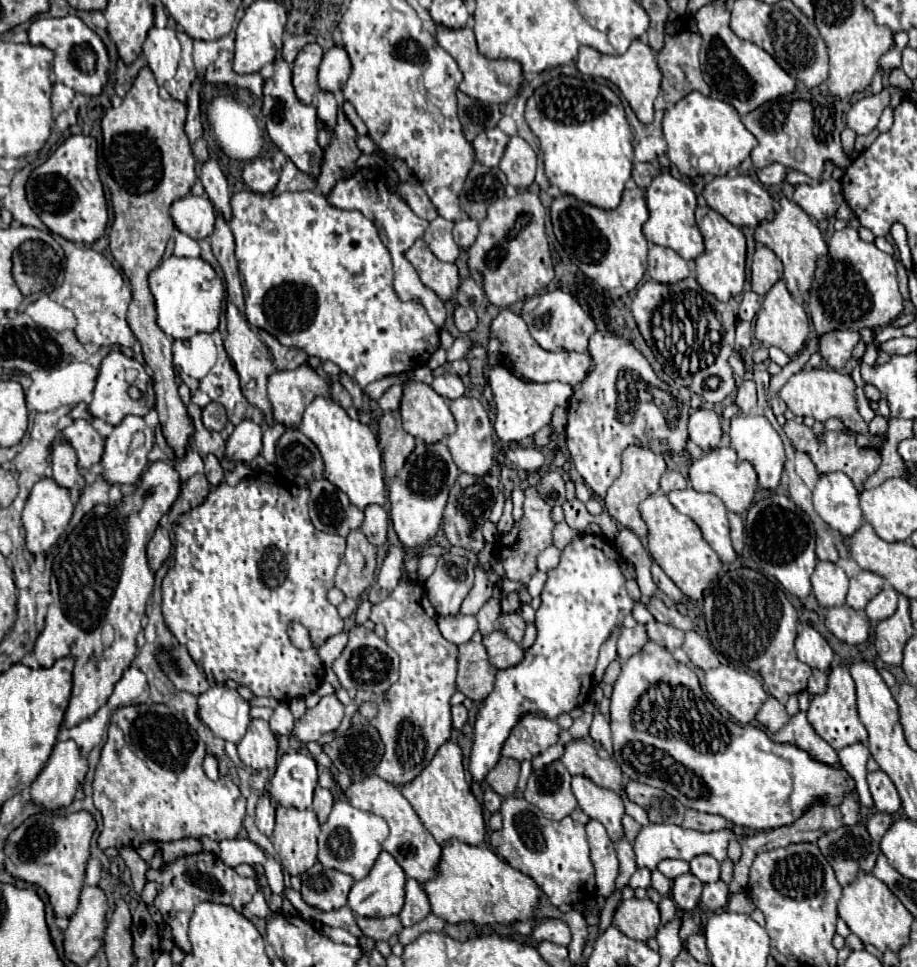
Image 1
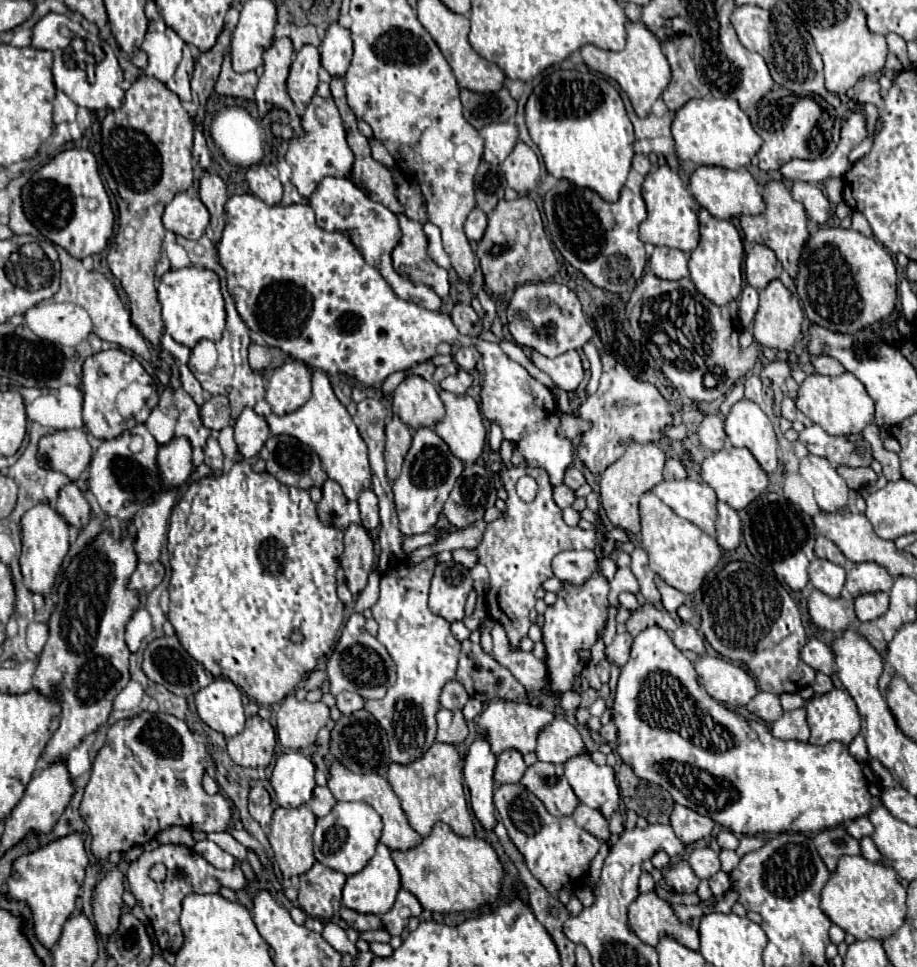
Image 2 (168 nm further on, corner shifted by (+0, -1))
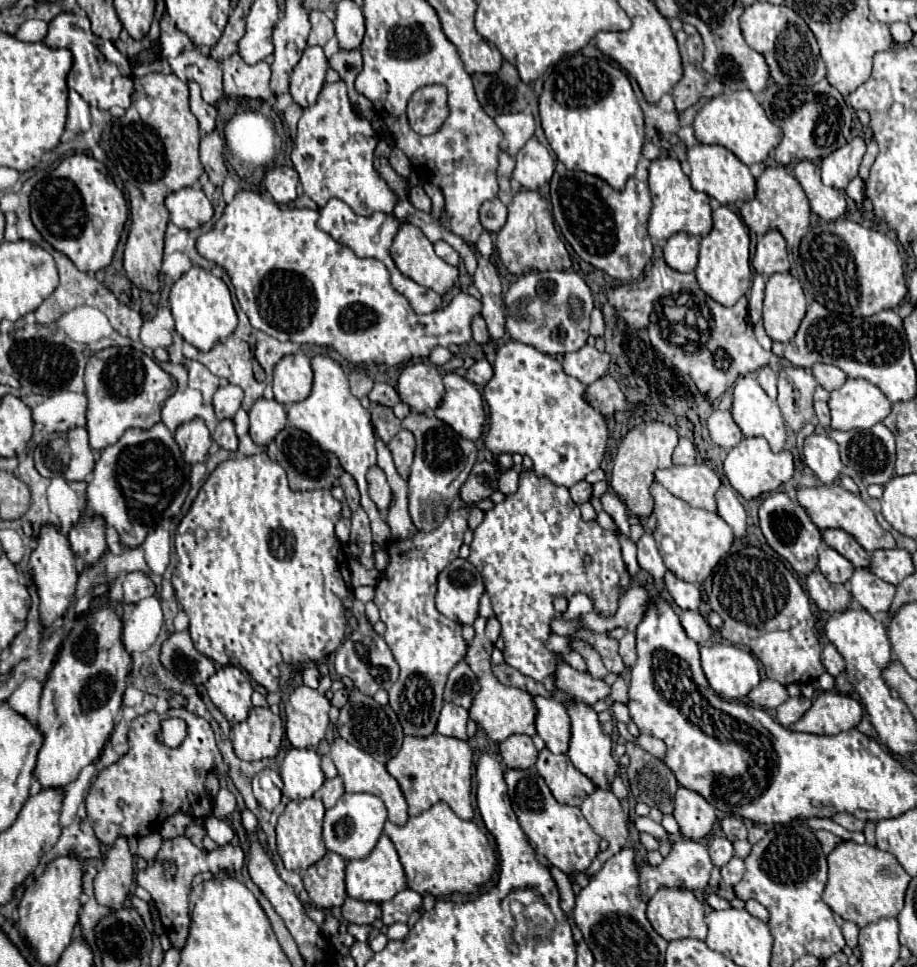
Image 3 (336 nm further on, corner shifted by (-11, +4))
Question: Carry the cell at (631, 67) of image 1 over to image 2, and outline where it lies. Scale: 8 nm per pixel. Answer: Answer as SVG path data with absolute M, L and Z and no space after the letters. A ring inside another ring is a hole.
M629 22L629 26L627 26L625 50L607 52L607 50L599 50L597 46L587 44L581 48L581 56L583 56L583 62L587 64L587 68L613 78L621 86L621 90L629 96L633 110L639 118L645 118L651 112L651 104L663 94L663 90L667 88L669 78L671 78L669 62L667 62L665 54L661 52L657 38L643 24L635 24L635 22Z

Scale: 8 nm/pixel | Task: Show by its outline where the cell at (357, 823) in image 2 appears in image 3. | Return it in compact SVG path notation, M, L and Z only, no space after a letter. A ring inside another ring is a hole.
M344 793L334 807L326 809L326 815L324 815L322 837L324 837L326 849L342 855L348 861L368 857L378 837L382 835L386 819L388 819L386 805L380 797L370 795L370 793Z

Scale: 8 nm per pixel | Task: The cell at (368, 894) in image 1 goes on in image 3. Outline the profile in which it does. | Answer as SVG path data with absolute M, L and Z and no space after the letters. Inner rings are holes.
M382 835L378 839L378 845L372 849L368 857L346 861L346 893L350 897L360 901L384 903L384 901L390 901L402 889L406 889L406 875L398 859L398 853L394 849L394 843L390 841L388 835Z

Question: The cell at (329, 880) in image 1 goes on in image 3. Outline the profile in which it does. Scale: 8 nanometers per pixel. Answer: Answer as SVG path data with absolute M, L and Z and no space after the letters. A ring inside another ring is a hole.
M328 851L320 861L308 867L304 875L304 887L308 891L310 901L318 909L332 909L344 903L344 867L346 861L332 851Z

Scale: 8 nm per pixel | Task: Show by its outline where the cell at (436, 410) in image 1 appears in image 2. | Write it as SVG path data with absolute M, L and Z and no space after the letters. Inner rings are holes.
M407 376L393 392L393 412L413 430L431 428L445 418L445 406L435 384Z

